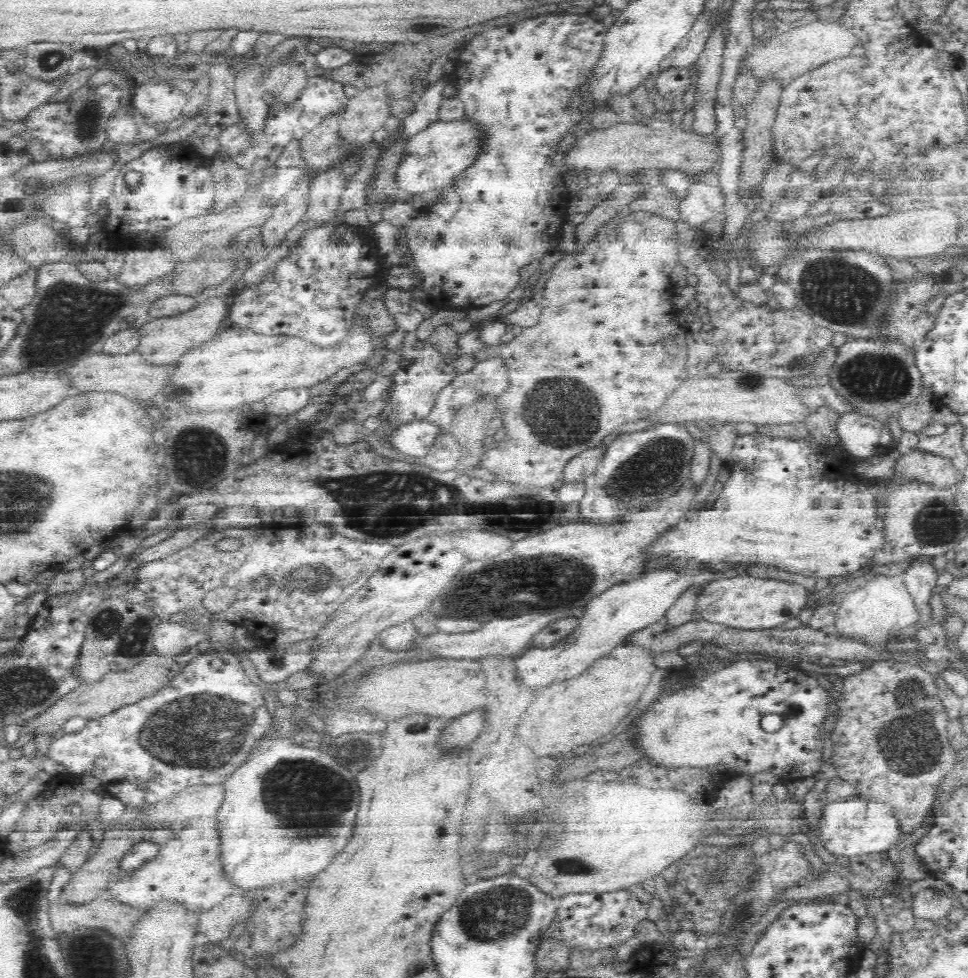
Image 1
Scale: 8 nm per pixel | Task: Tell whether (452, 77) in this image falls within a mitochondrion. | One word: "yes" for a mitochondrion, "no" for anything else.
no

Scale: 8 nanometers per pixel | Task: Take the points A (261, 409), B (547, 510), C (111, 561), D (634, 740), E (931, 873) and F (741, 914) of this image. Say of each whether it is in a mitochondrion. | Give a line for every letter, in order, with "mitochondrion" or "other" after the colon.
A: other
B: mitochondrion
C: other
D: other
E: other
F: mitochondrion

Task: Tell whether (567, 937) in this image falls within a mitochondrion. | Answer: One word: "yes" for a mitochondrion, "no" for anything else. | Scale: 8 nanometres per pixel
no

